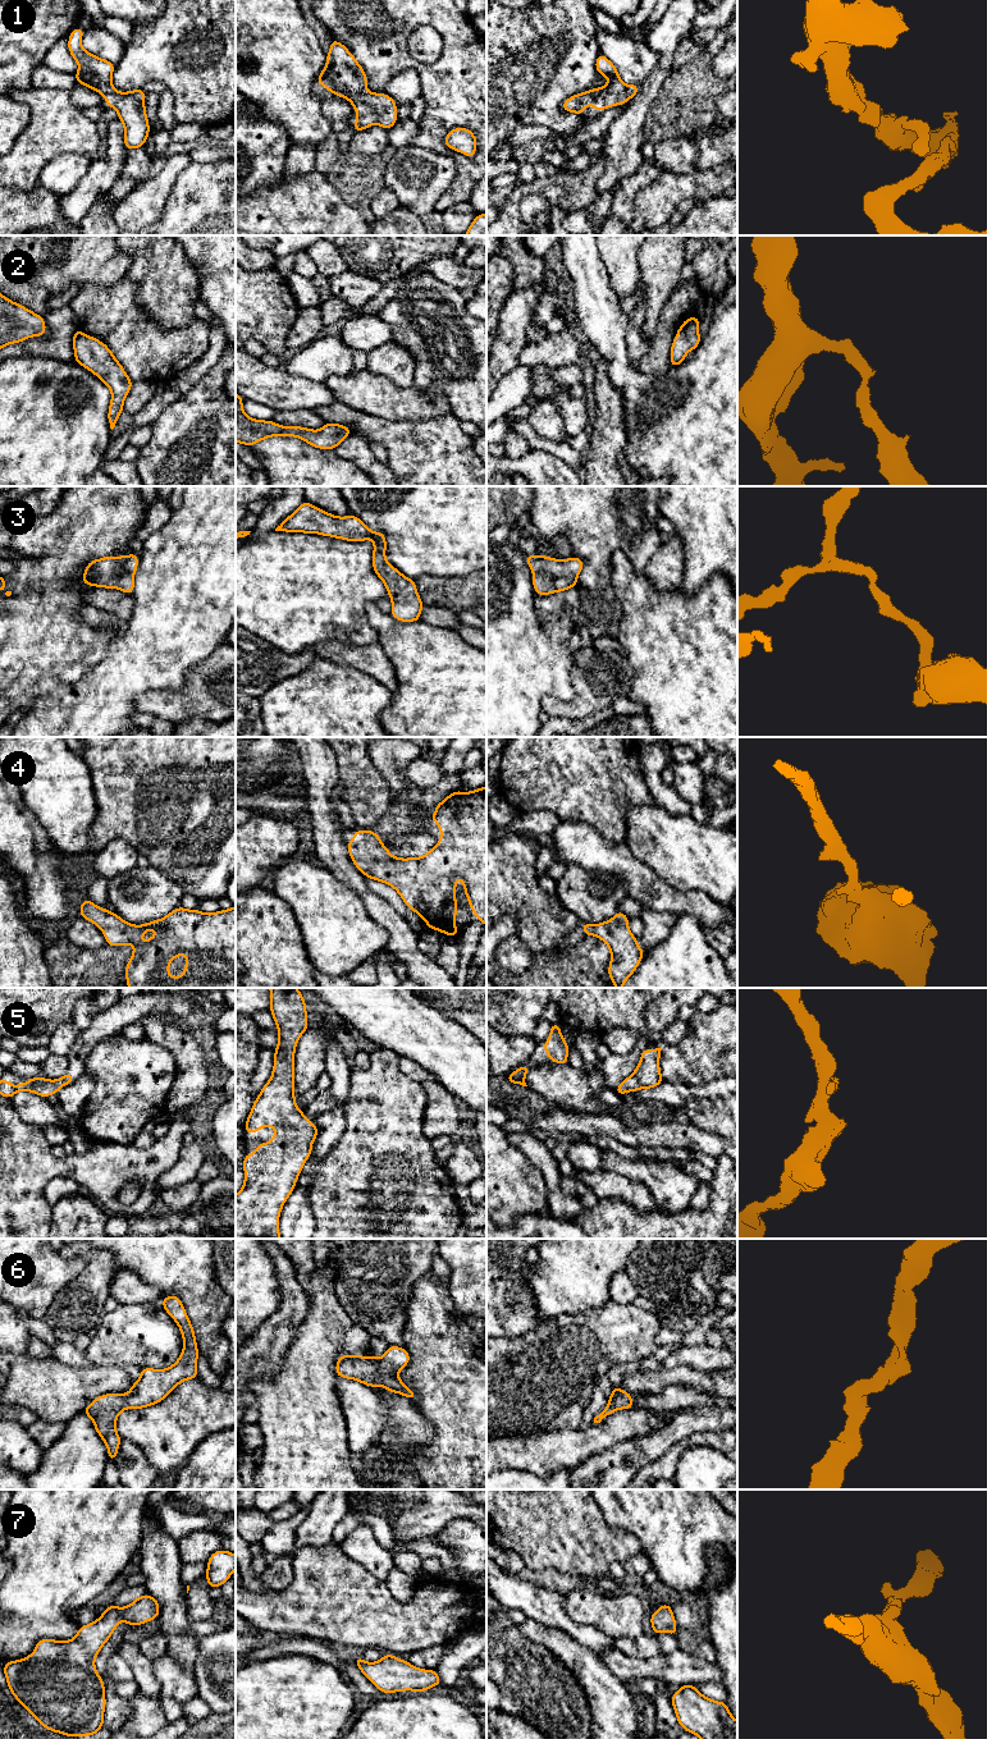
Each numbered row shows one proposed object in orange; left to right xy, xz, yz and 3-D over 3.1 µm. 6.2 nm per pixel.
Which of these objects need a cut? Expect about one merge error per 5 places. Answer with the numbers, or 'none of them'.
none of them

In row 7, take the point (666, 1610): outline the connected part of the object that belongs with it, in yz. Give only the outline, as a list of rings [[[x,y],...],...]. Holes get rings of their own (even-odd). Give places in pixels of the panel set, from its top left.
[[[659,1605],[659,1610],[650,1615],[650,1624],[654,1630],[654,1635],[662,1632],[676,1635],[677,1625],[671,1605]]]

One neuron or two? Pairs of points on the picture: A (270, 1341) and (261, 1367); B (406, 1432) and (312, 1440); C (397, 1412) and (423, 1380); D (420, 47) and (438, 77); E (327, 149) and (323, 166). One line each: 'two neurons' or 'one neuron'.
A: one neuron
B: two neurons
C: two neurons
D: two neurons
E: one neuron

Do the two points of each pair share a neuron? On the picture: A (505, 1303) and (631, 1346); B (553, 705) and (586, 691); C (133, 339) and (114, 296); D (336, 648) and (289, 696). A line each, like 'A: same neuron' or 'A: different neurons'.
A: different neurons
B: same neuron
C: same neuron
D: different neurons

